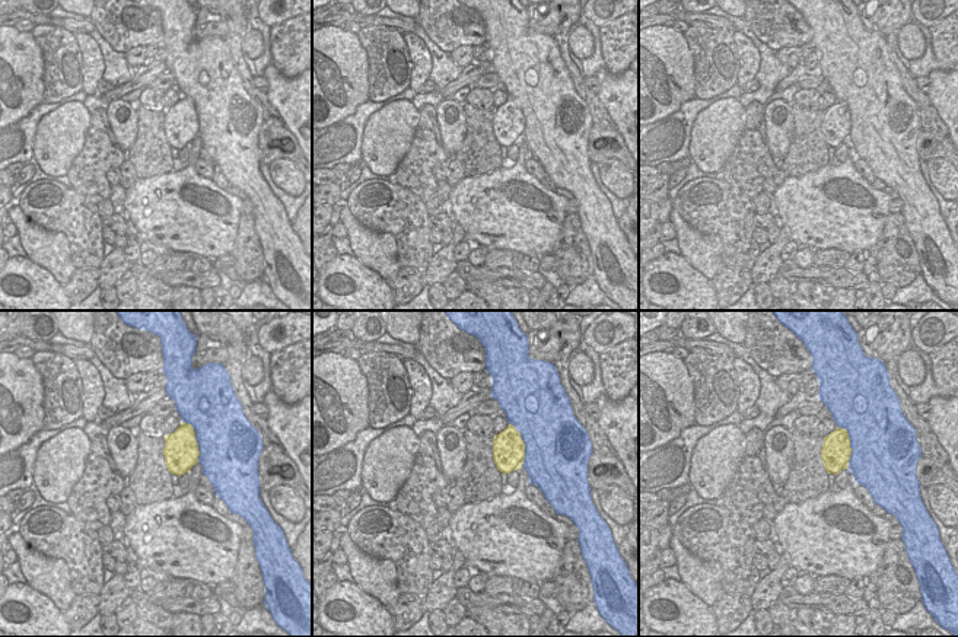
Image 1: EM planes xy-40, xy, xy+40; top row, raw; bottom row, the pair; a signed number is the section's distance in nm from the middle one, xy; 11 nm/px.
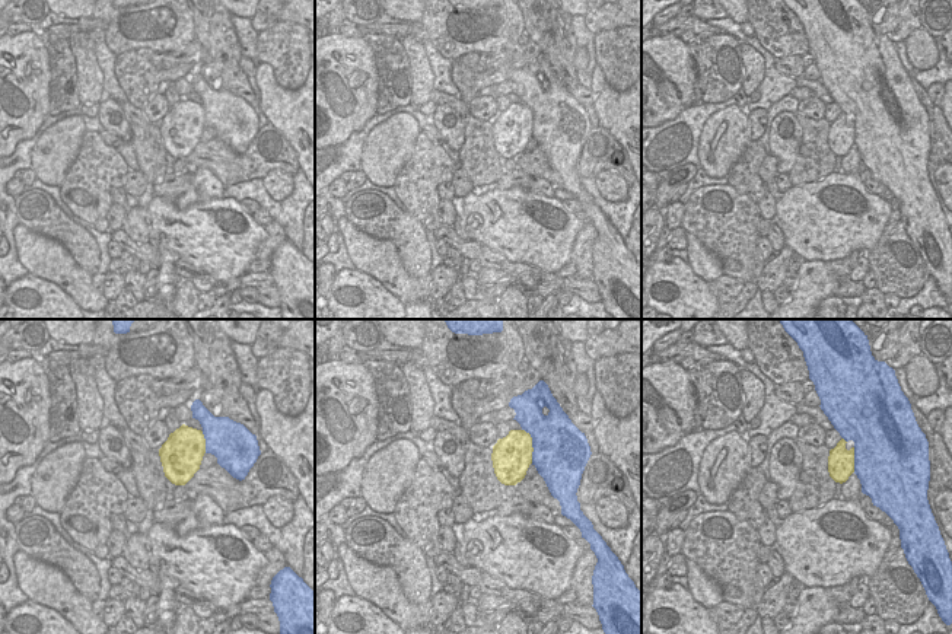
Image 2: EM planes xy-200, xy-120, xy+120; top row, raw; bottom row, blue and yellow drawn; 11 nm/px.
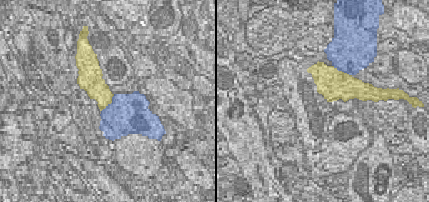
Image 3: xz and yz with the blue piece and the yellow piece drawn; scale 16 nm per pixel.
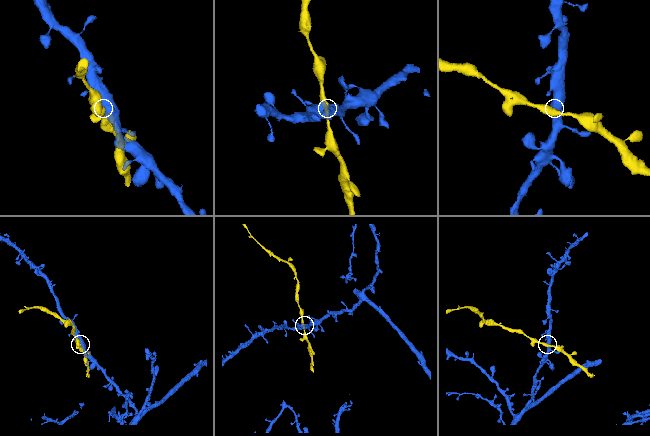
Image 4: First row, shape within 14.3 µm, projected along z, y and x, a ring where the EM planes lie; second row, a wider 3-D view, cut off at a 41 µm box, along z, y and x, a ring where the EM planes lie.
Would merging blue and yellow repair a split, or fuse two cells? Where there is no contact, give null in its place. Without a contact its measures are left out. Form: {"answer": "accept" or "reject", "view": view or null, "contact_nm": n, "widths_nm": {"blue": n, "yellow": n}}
{"answer": "reject", "view": "xy+40", "contact_nm": 480, "widths_nm": {"blue": 500, "yellow": 320}}

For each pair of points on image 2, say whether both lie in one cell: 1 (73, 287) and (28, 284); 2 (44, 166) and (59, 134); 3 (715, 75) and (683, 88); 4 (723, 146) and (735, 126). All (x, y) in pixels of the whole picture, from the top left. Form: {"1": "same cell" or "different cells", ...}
{"1": "different cells", "2": "same cell", "3": "different cells", "4": "same cell"}

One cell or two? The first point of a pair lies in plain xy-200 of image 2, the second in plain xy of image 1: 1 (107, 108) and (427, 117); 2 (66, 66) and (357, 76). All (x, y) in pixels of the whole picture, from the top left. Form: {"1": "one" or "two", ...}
{"1": "two", "2": "two"}

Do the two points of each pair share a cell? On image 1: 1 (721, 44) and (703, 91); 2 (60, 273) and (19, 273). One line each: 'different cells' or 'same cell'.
1: same cell
2: different cells

